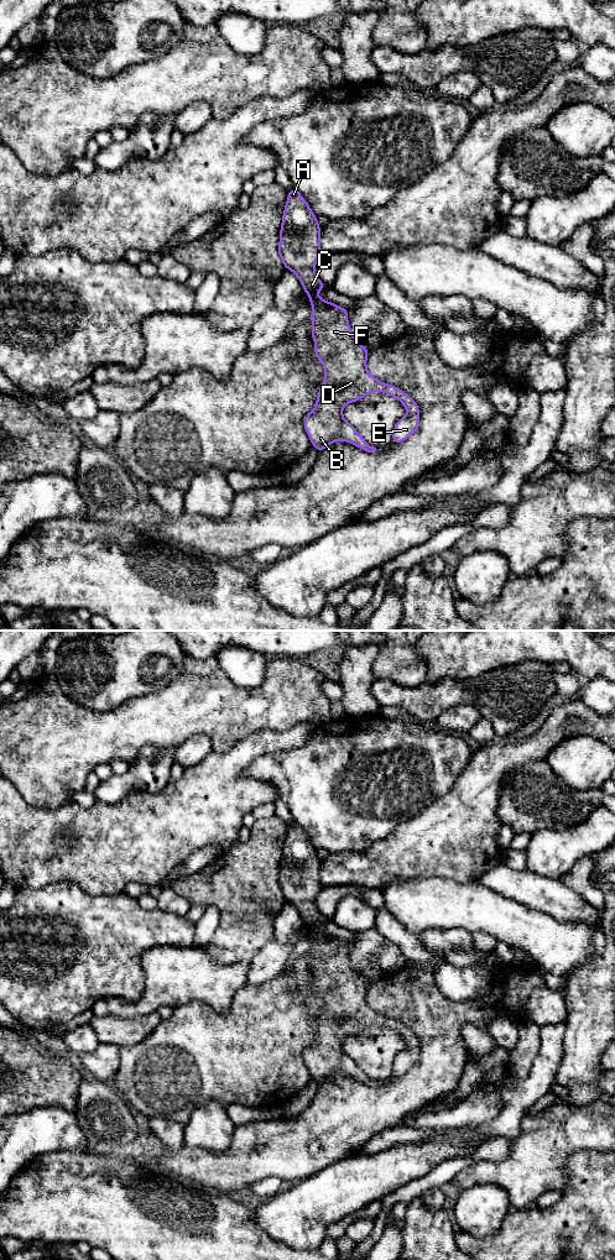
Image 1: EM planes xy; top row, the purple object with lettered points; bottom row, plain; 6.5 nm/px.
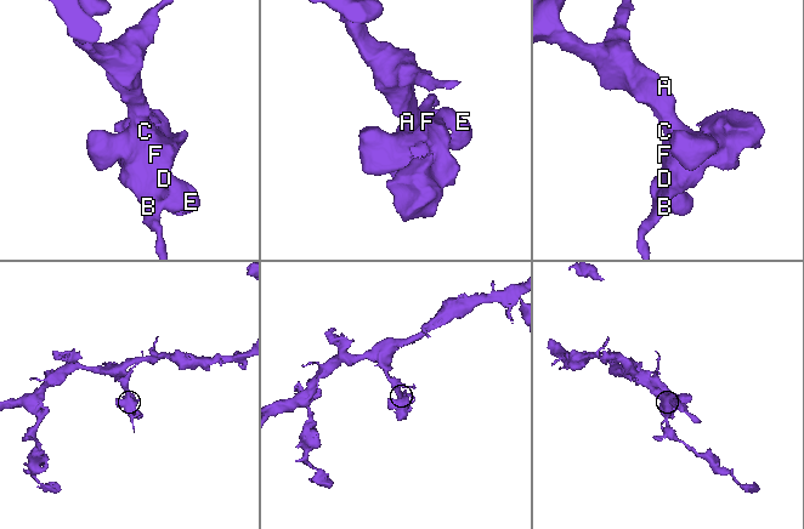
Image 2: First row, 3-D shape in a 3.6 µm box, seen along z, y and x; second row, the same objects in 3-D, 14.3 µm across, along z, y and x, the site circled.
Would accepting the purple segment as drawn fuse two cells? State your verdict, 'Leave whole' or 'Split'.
Leave whole

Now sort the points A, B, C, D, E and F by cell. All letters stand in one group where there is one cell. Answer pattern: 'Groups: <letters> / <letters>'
Groups: A B C D E F

